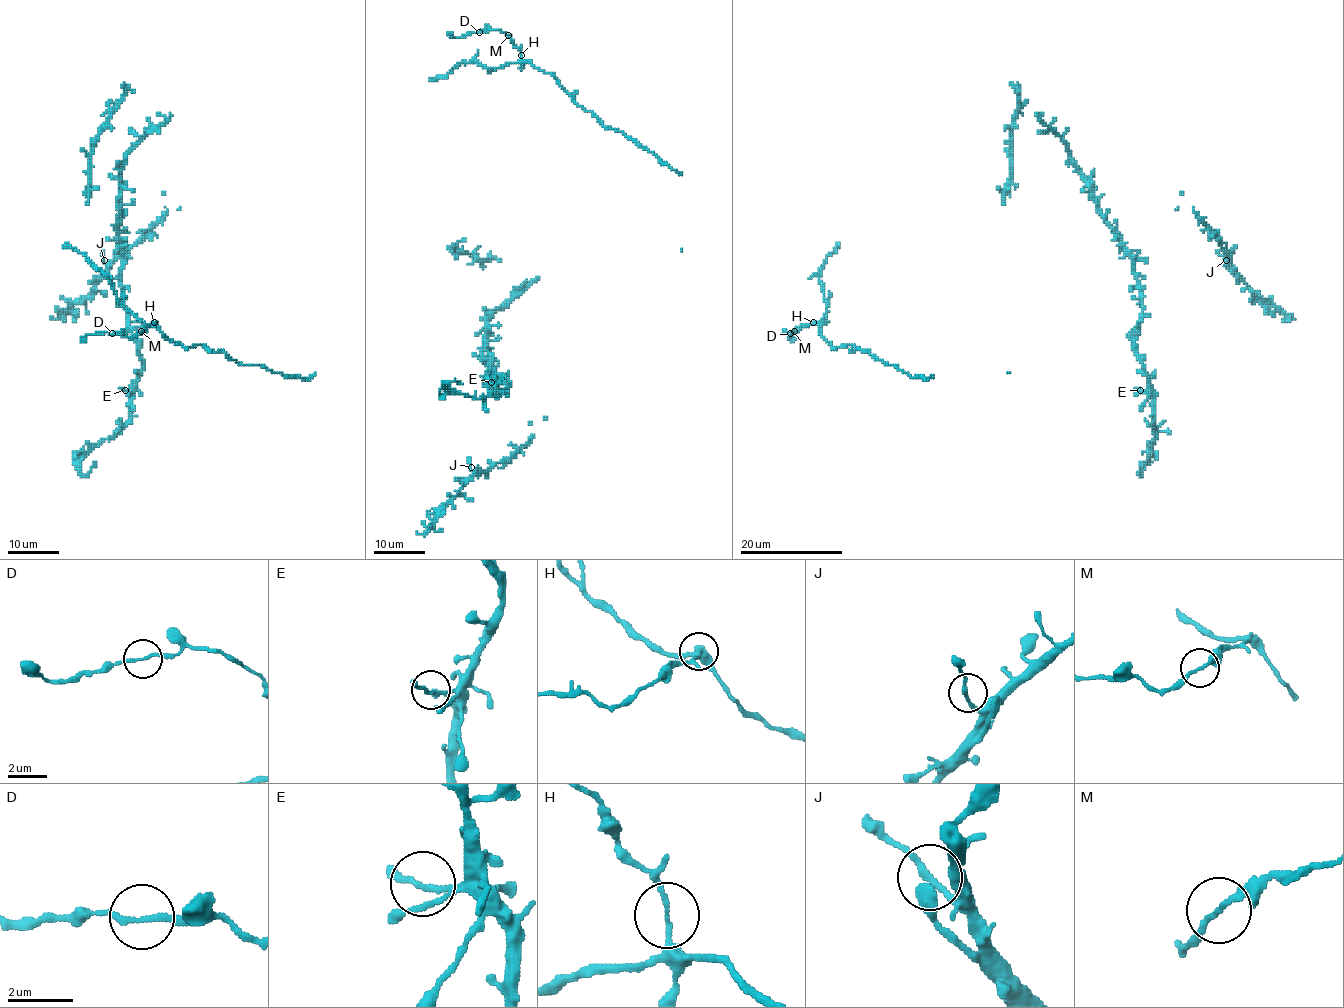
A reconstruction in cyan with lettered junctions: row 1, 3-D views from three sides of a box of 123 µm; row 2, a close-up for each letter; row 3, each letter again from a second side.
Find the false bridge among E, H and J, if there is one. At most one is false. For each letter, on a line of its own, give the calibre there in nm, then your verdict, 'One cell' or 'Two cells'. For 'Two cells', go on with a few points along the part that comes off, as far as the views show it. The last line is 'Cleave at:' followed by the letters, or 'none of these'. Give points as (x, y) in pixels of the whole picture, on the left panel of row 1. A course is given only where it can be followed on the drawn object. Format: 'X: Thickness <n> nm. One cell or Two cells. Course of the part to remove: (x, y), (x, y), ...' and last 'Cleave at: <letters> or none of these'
E: Thickness 150 nm. One cell
H: Thickness 120 nm. One cell
J: Thickness 170 nm. One cell
Cleave at: none of these

